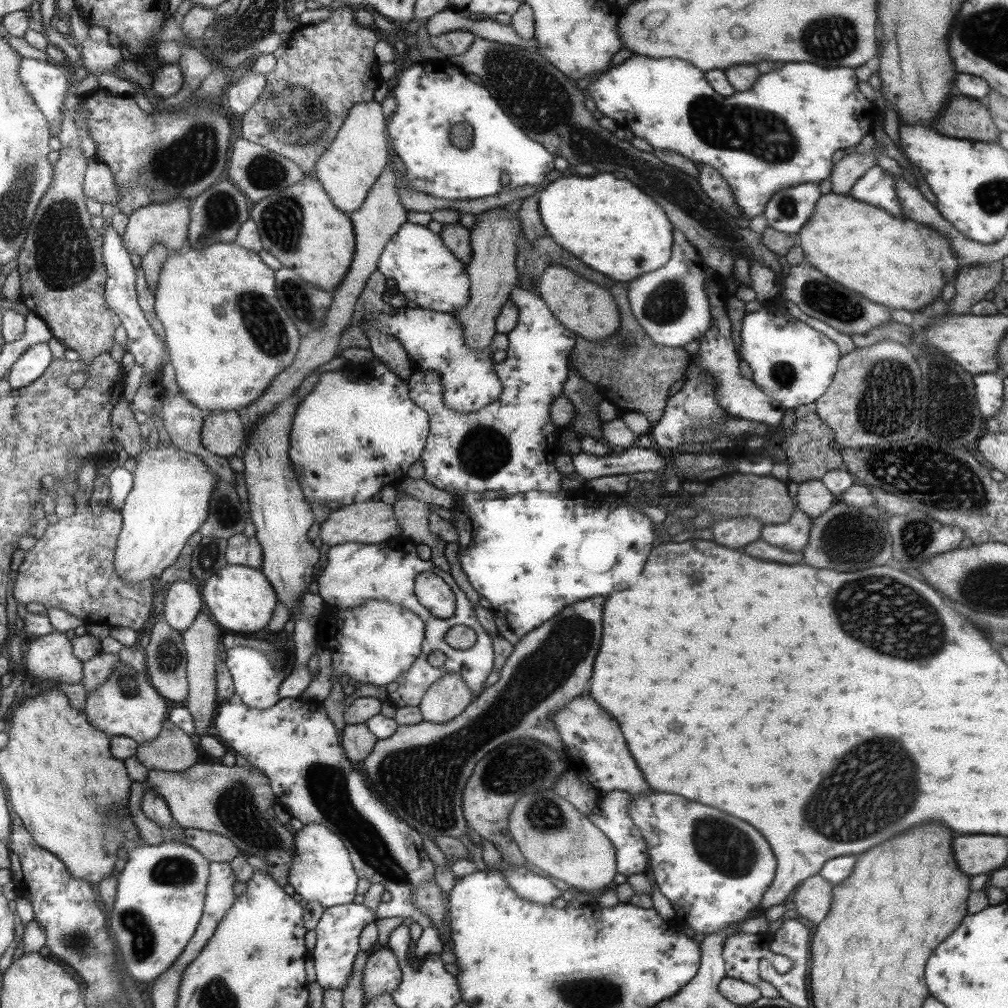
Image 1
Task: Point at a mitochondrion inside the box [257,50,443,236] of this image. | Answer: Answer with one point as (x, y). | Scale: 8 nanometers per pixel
(285, 128)

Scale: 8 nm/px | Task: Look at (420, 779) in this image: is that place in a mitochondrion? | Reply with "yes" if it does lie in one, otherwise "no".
yes

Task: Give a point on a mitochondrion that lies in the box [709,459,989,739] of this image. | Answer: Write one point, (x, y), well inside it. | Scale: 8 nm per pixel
(872, 608)

